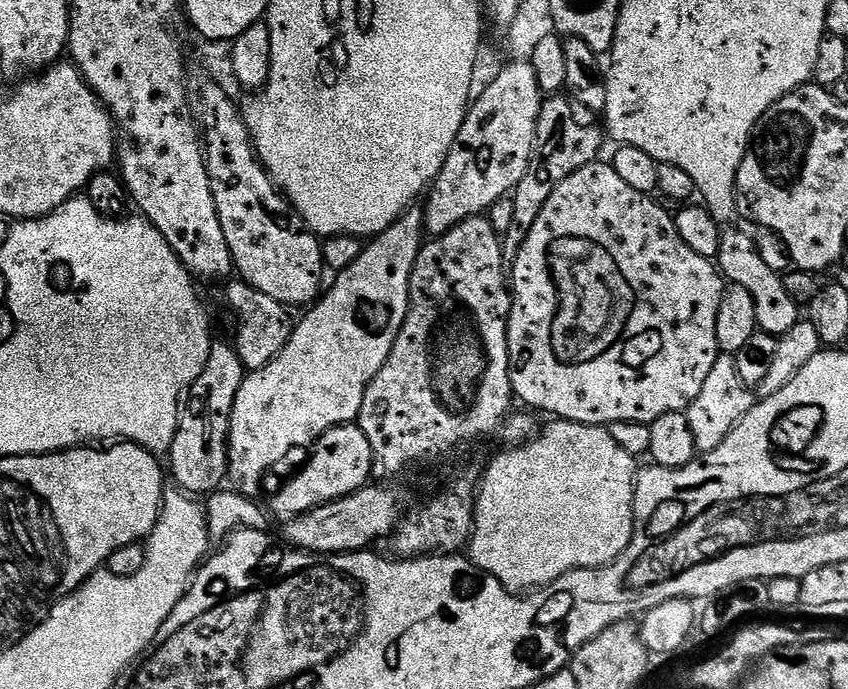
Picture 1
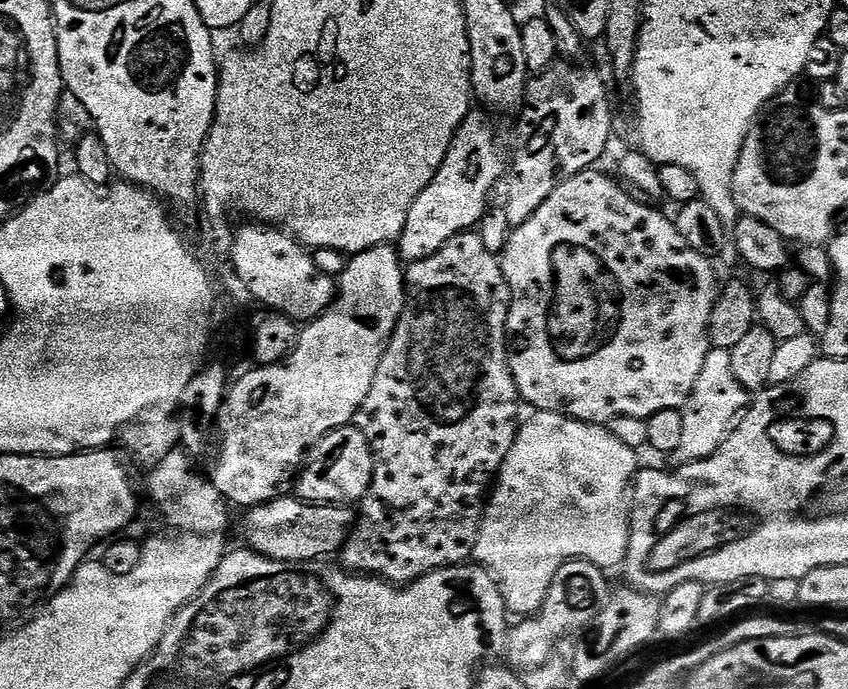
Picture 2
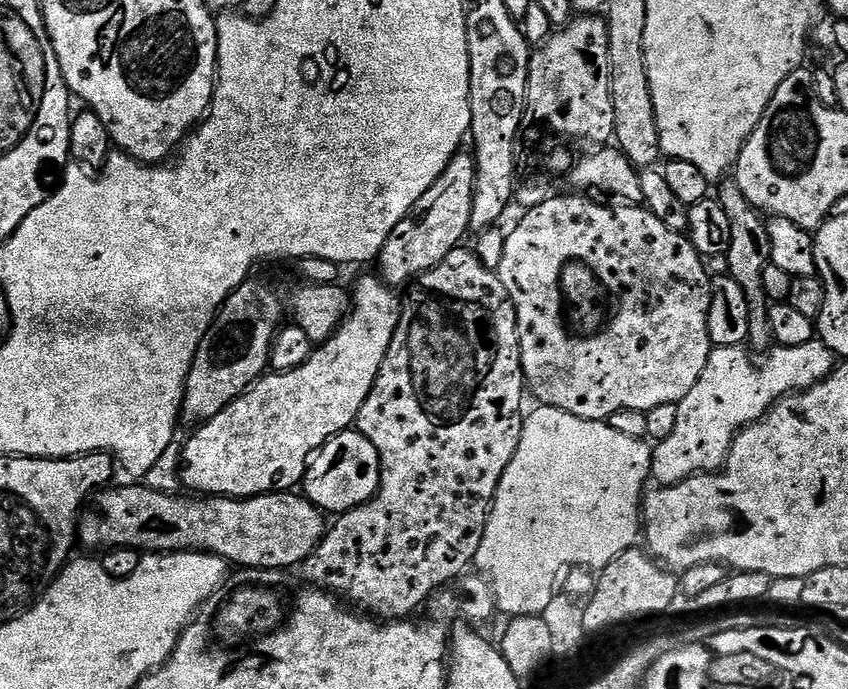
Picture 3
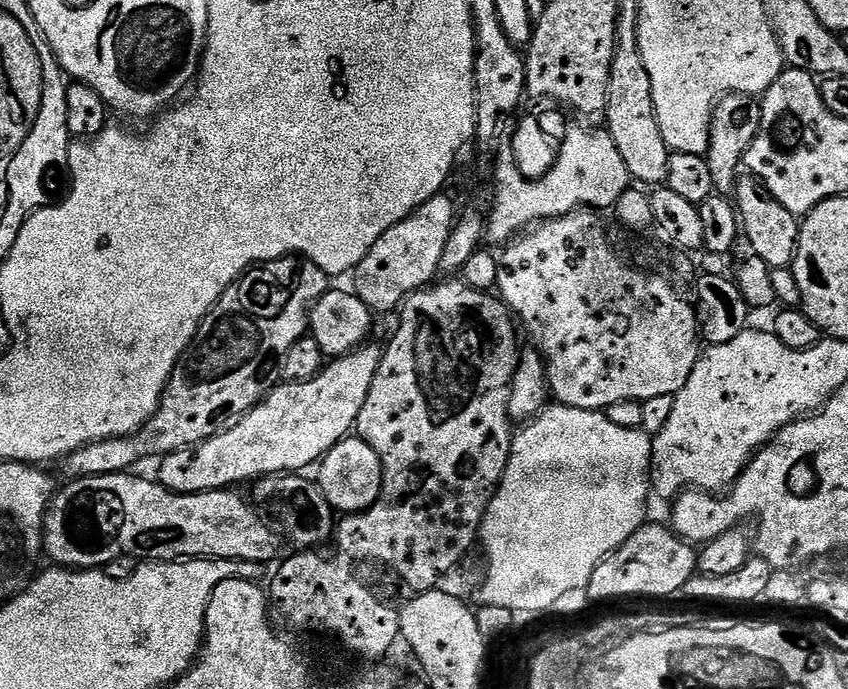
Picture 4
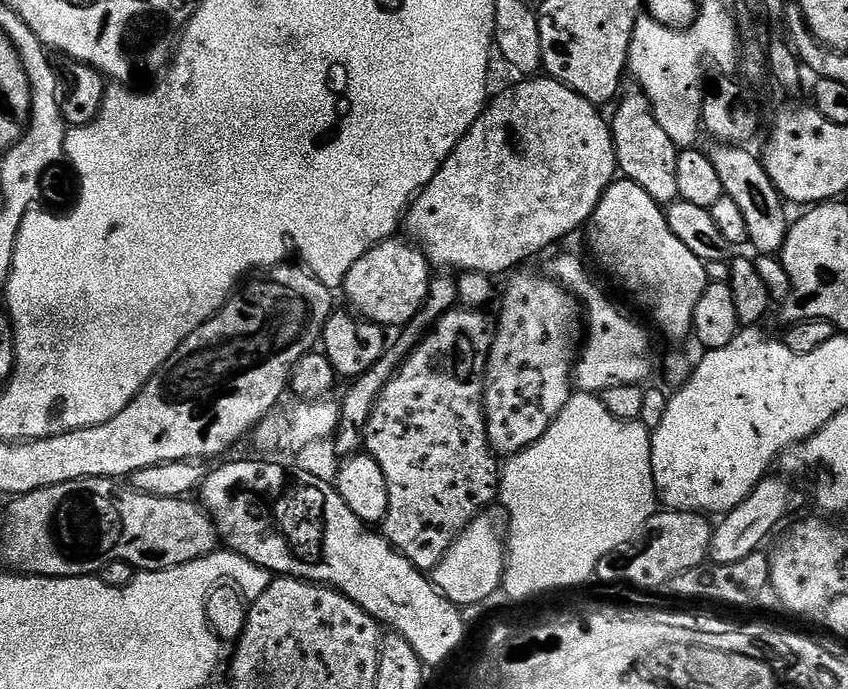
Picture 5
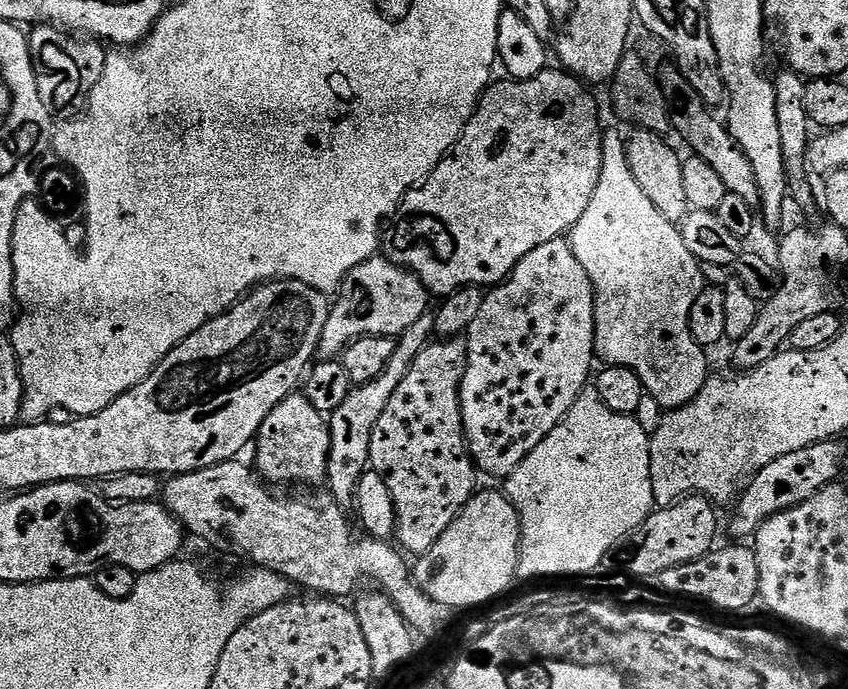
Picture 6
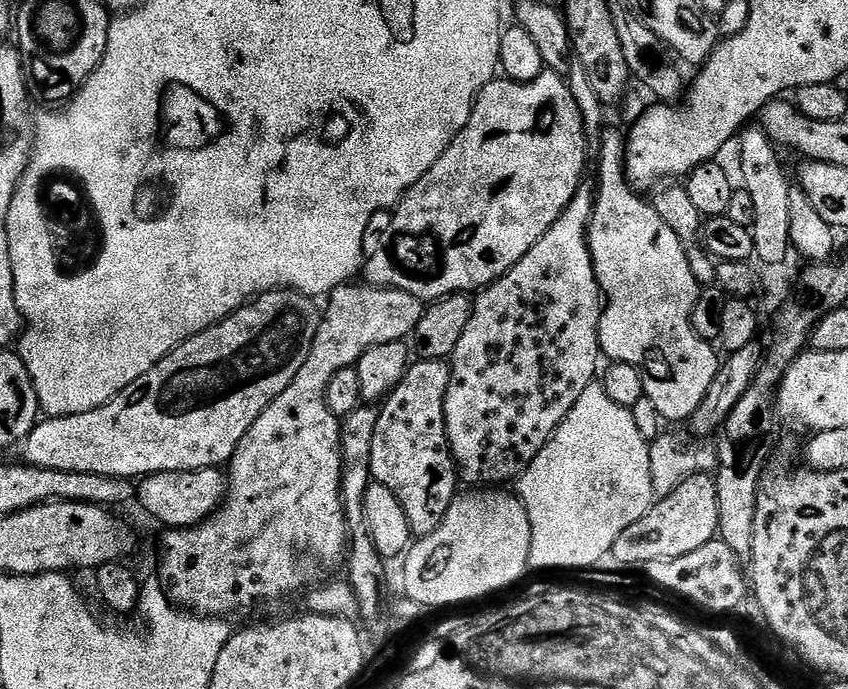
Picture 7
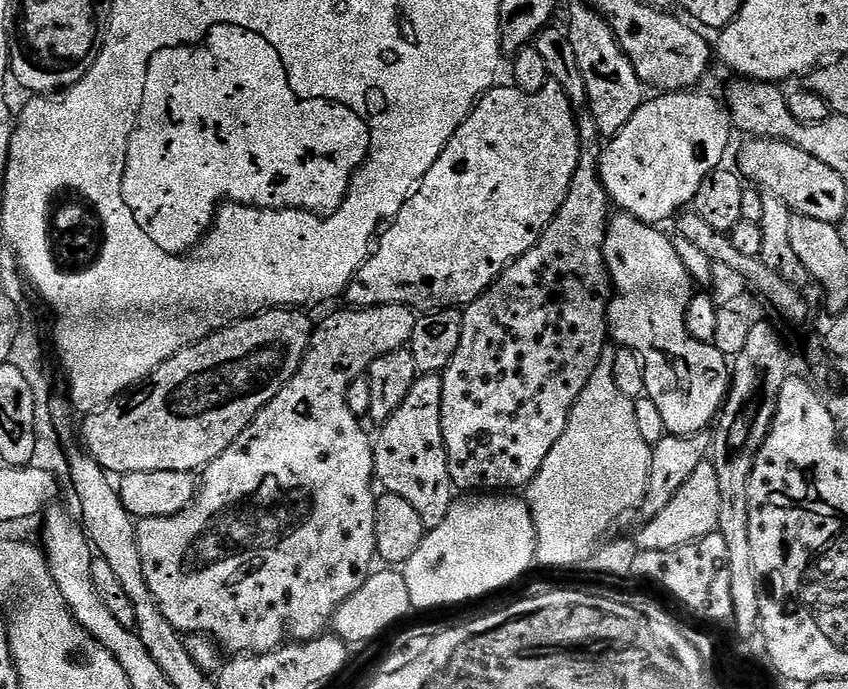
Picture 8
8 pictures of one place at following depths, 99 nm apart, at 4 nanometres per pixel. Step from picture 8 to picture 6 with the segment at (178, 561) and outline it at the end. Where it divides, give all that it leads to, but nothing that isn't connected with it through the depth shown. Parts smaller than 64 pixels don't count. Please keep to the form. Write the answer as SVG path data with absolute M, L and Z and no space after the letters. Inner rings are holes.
M380 254L354 266L340 285L336 298L328 313L318 349L325 360L337 359L353 340L363 336L401 336L409 326L418 322L418 318L422 318L422 314L430 311L430 293L424 283L413 272L399 268ZM303 394L288 396L262 422L260 435L255 441L256 464L255 471L264 477L272 486L320 486L325 483L328 475L328 455L330 454L330 434L328 433L328 421L325 413L314 410L310 402Z

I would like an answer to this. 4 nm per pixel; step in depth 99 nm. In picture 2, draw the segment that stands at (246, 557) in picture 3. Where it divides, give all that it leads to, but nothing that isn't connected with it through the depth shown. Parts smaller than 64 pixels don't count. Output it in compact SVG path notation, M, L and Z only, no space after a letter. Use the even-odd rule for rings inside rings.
M285 494L269 504L247 509L248 521L244 532L248 535L247 547L260 556L282 562L307 564L320 562L331 554L339 553L352 532L354 512L351 507L339 504L310 504L306 500Z

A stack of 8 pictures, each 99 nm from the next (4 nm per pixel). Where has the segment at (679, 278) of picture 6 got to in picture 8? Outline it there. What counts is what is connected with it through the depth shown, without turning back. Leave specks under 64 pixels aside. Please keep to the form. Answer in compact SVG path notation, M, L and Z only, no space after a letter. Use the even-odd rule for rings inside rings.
M616 214L608 221L608 233L604 235L604 262L608 265L608 274L610 277L611 296L608 301L608 332L617 341L617 345L626 346L632 352L635 352L642 361L642 367L646 374L646 396L654 402L654 406L658 406L658 411L662 413L662 422L666 422L666 430L674 436L693 436L696 432L703 432L715 421L727 395L730 387L730 360L729 357L722 354L722 350L718 350L716 345L706 342L698 342L690 334L690 330L686 326L686 310L690 306L694 295L694 287L692 288L692 276L688 273L688 268L684 265L684 260L680 257L678 249L672 245L672 240L668 236L660 233L659 227L643 224L638 218L627 214Z

